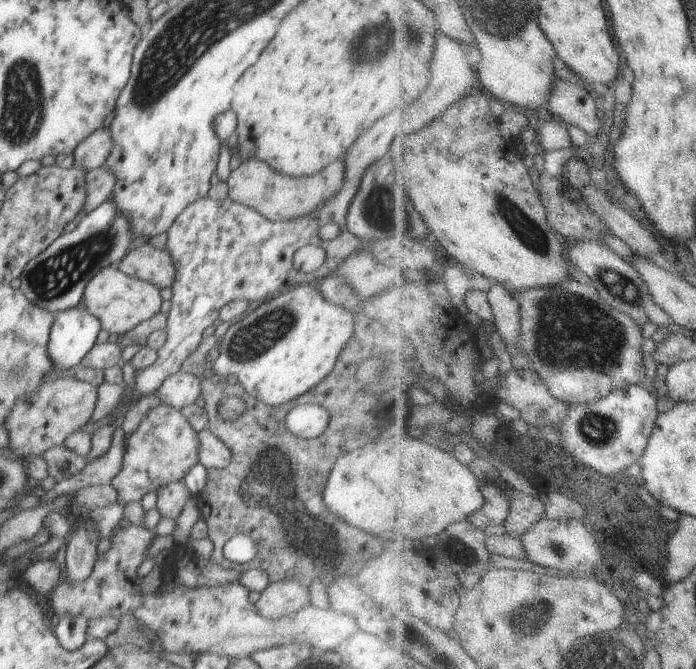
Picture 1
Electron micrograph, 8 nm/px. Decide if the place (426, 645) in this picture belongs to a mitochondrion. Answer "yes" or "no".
yes

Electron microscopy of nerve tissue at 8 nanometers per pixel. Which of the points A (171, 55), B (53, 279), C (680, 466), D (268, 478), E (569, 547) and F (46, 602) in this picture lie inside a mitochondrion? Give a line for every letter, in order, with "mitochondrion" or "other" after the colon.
A: mitochondrion
B: mitochondrion
C: other
D: mitochondrion
E: other
F: other

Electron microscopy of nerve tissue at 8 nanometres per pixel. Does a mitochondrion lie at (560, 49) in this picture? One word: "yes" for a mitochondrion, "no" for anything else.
no

